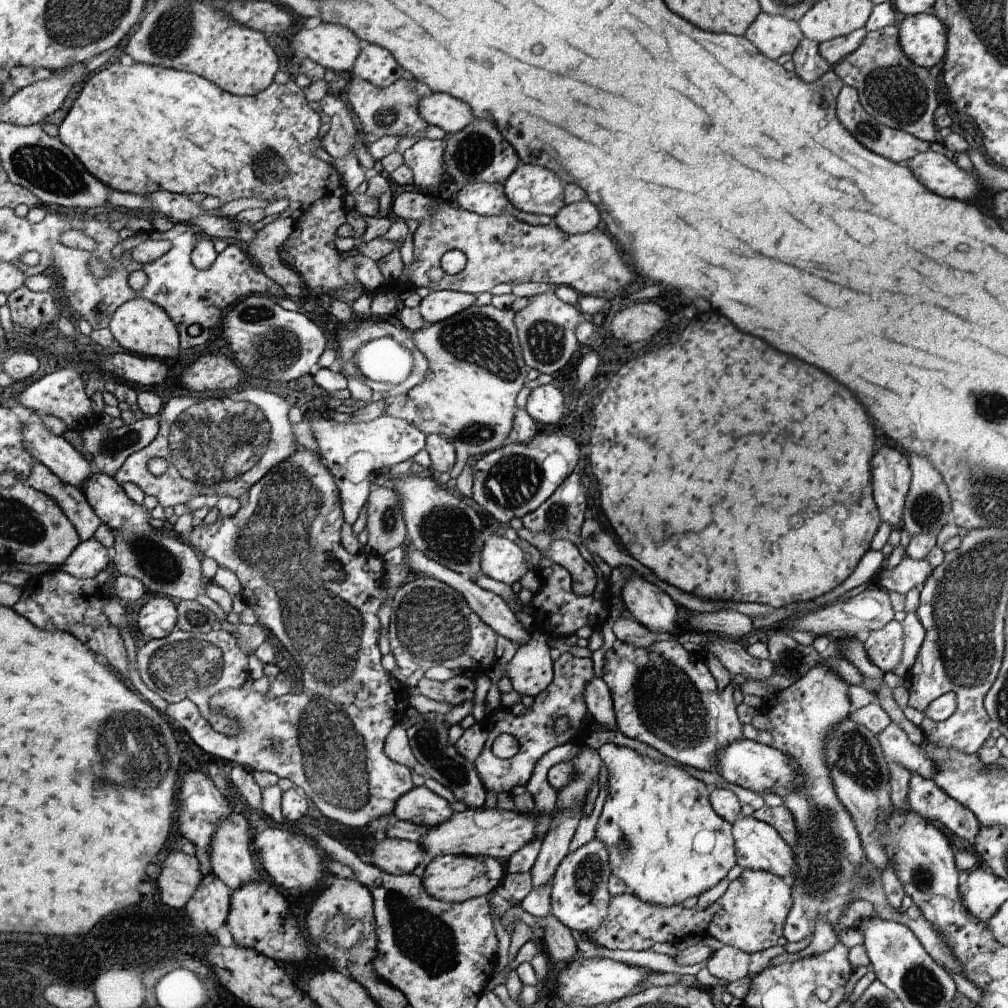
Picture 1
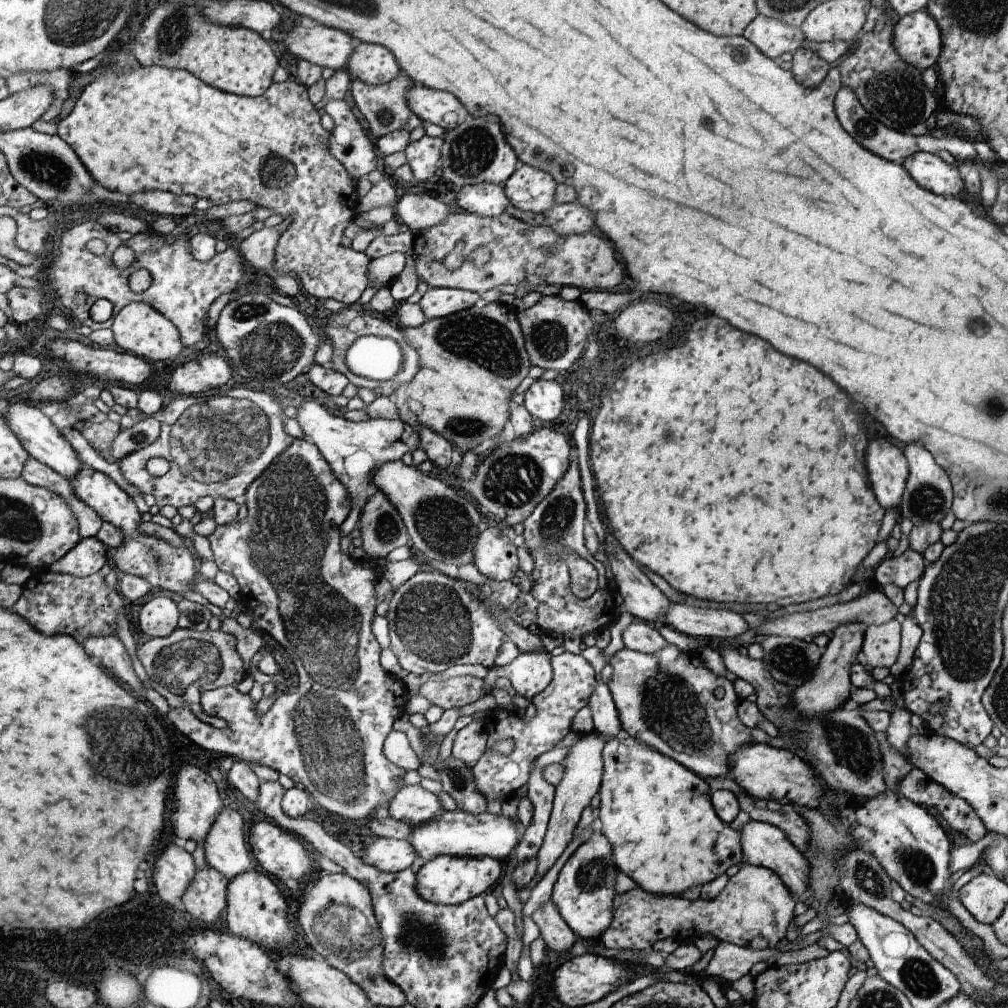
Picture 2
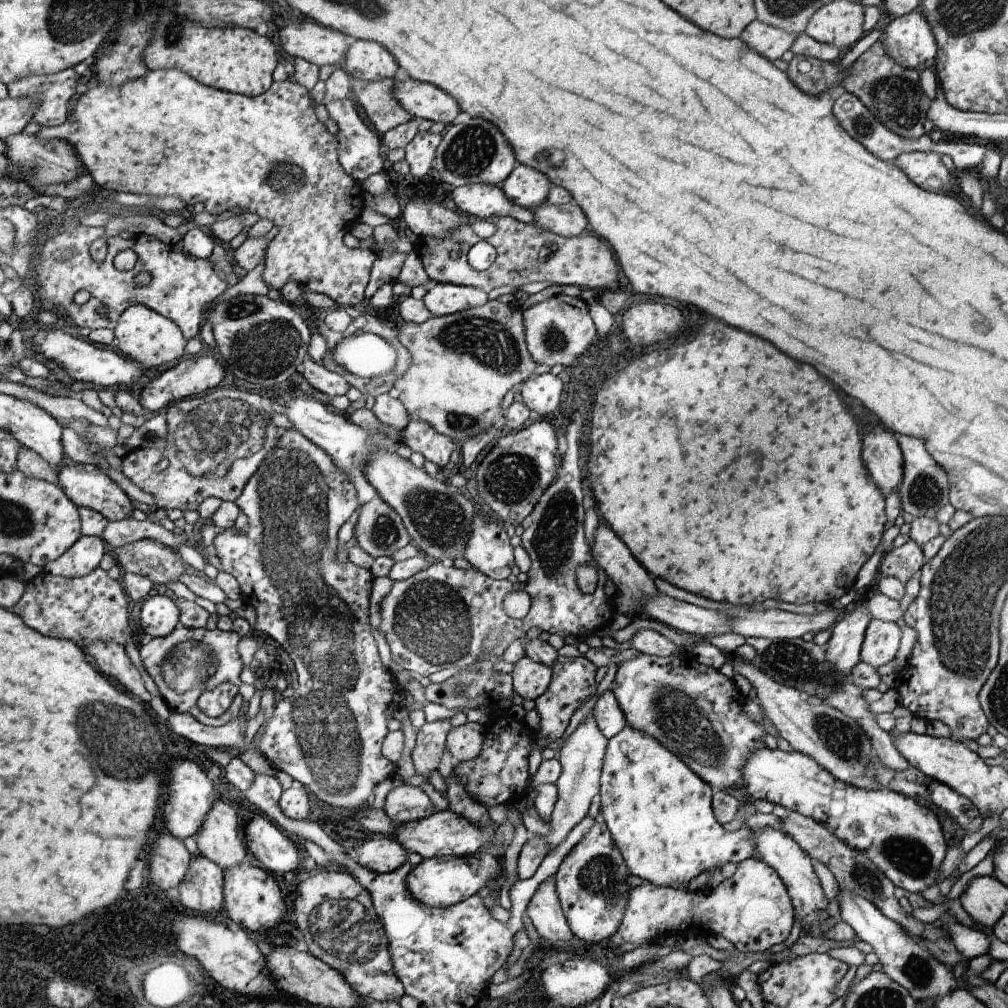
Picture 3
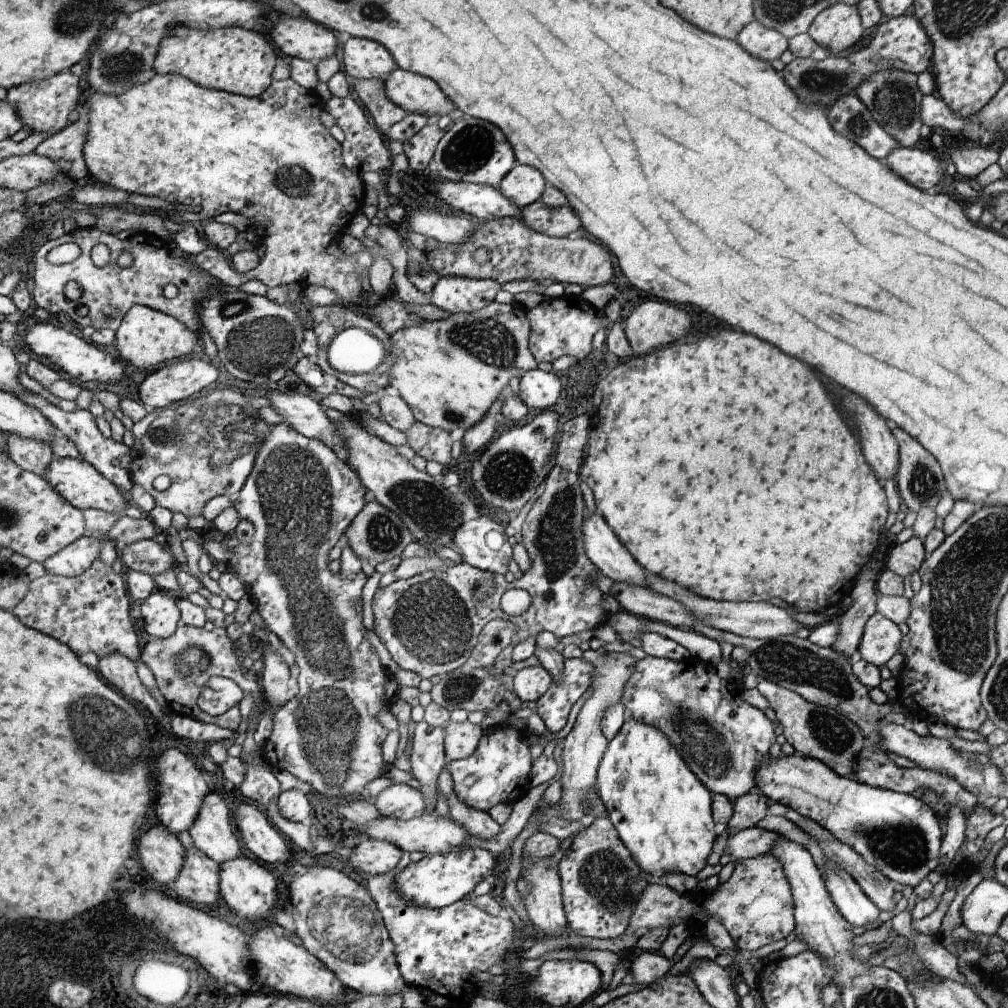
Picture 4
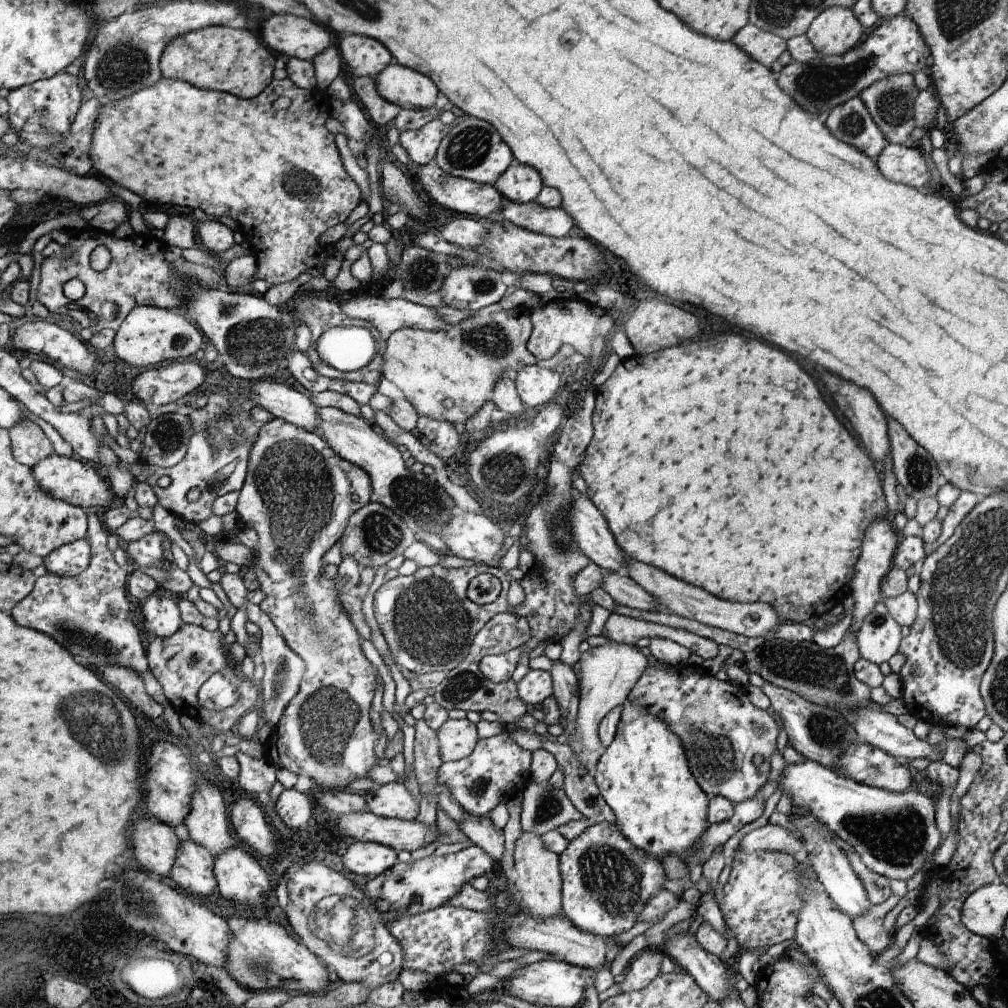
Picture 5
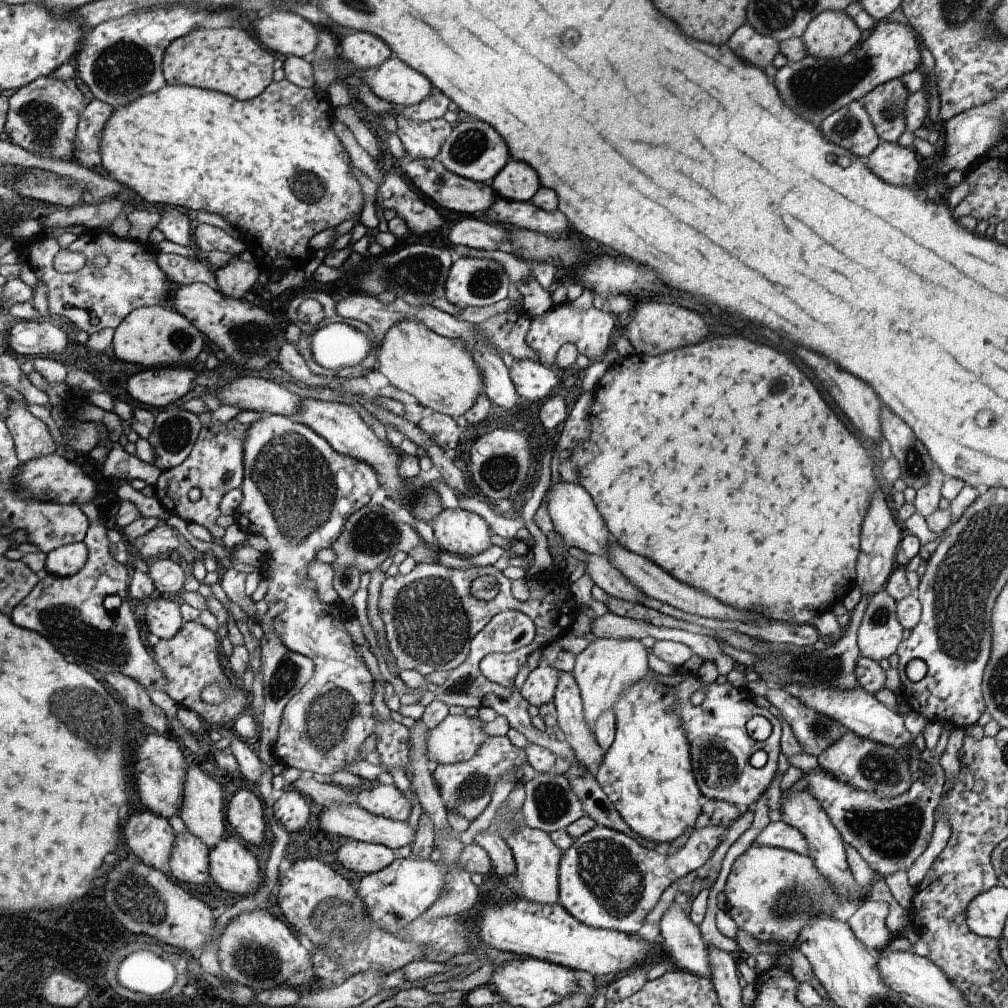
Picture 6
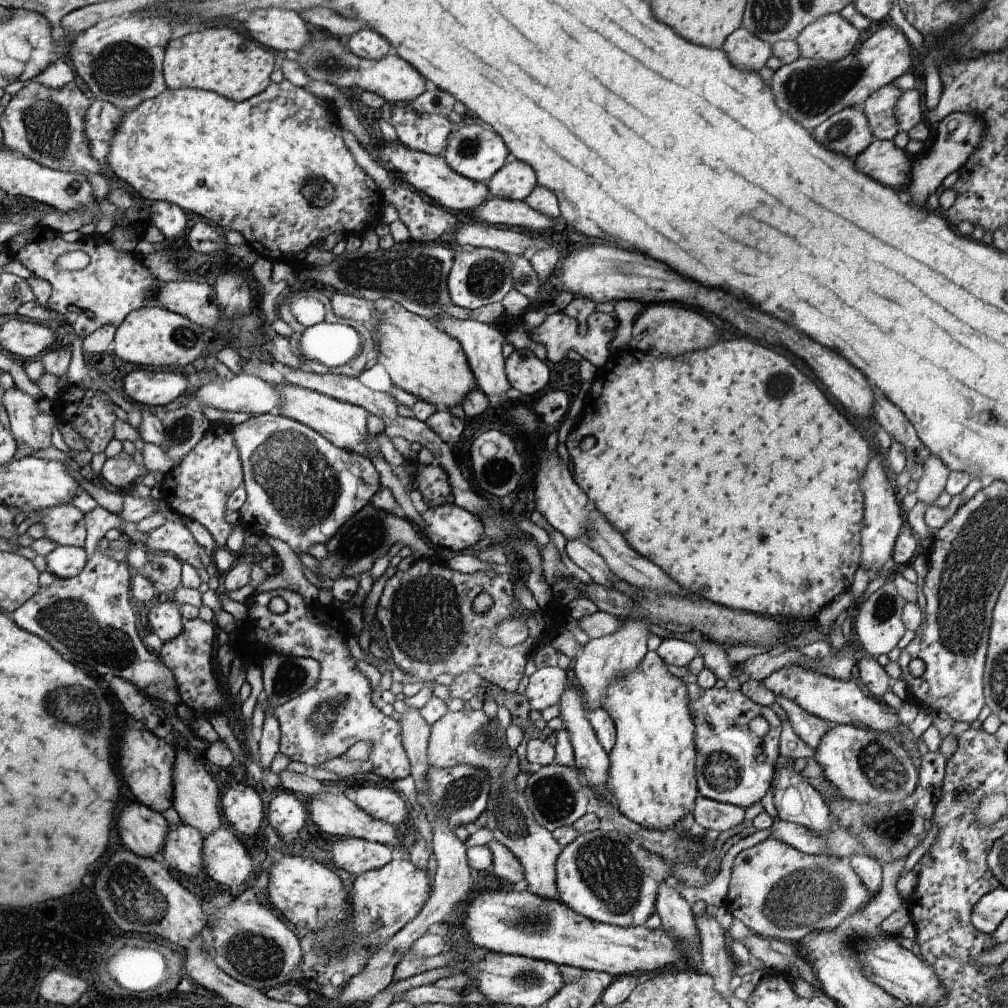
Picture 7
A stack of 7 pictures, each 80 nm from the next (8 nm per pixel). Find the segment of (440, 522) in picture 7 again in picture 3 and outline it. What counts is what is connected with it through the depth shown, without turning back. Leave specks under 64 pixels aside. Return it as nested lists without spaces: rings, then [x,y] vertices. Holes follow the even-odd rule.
[[[474,521],[462,556],[472,567],[495,580],[506,580],[515,565],[506,525]]]

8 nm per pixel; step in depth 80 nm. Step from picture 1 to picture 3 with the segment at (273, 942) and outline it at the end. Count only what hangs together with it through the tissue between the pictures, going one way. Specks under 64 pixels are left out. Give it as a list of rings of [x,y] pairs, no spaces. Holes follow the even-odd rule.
[[[252,859],[234,865],[224,870],[225,873],[225,909],[229,917],[240,923],[248,930],[262,930],[262,928],[275,928],[280,924],[282,912],[285,912],[284,902],[282,902],[282,892],[276,884],[276,880],[266,872],[262,866]]]

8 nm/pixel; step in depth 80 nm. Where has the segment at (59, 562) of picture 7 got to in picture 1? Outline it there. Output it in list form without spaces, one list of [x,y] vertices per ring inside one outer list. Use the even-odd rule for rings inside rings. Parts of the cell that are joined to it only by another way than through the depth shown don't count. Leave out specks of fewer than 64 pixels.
[[[92,537],[81,541],[59,569],[79,579],[94,578],[99,572],[106,570],[111,557],[111,550]]]

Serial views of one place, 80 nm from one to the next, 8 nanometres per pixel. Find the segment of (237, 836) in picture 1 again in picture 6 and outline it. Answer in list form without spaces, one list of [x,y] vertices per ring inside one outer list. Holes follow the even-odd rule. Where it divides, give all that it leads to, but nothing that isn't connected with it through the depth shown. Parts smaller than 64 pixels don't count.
[[[193,762],[189,766],[186,774],[184,788],[184,802],[180,810],[180,818],[185,822],[185,828],[190,833],[198,835],[203,843],[206,843],[210,849],[214,845],[222,842],[222,836],[226,832],[226,816],[224,816],[224,798],[222,798],[222,788],[202,772],[198,762]]]

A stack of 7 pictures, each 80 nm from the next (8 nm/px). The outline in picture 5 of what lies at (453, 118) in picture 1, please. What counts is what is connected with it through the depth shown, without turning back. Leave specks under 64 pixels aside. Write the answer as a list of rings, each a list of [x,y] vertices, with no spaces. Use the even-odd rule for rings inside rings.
[[[395,61],[386,65],[375,79],[378,94],[402,109],[430,108],[440,94],[428,76]]]

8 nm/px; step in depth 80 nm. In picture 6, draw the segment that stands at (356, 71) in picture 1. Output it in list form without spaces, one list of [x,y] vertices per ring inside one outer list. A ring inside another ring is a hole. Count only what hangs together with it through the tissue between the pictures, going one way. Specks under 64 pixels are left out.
[[[357,31],[341,40],[340,58],[352,62],[354,70],[362,70],[380,66],[387,58],[394,56],[391,48],[375,34]]]

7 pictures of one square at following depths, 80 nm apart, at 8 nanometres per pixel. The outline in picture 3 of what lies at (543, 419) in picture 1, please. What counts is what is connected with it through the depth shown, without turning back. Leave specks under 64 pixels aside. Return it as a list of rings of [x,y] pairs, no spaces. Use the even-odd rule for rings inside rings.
[[[534,373],[522,384],[523,403],[538,416],[546,416],[558,408],[562,396],[562,380],[558,376]]]

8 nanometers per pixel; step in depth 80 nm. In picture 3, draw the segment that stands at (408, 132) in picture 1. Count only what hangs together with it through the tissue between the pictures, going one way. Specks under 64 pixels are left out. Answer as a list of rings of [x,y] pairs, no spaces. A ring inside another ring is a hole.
[[[394,78],[379,81],[355,79],[351,89],[358,104],[364,108],[380,133],[388,132],[414,117],[393,95],[393,90],[396,89]]]

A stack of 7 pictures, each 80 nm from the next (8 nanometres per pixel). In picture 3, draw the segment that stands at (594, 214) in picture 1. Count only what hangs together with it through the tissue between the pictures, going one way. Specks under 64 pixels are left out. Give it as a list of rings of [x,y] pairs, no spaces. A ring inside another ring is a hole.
[[[544,201],[532,212],[533,218],[530,221],[542,230],[564,238],[585,233],[586,216],[576,204],[553,205]]]

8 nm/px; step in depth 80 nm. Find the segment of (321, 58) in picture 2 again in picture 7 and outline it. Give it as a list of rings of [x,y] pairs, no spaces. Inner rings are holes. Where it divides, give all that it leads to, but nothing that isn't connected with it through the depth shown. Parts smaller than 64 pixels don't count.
[[[257,8],[251,12],[248,20],[242,22],[242,26],[260,45],[272,50],[282,50],[291,56],[303,49],[309,41],[310,33],[305,21],[295,10]]]

